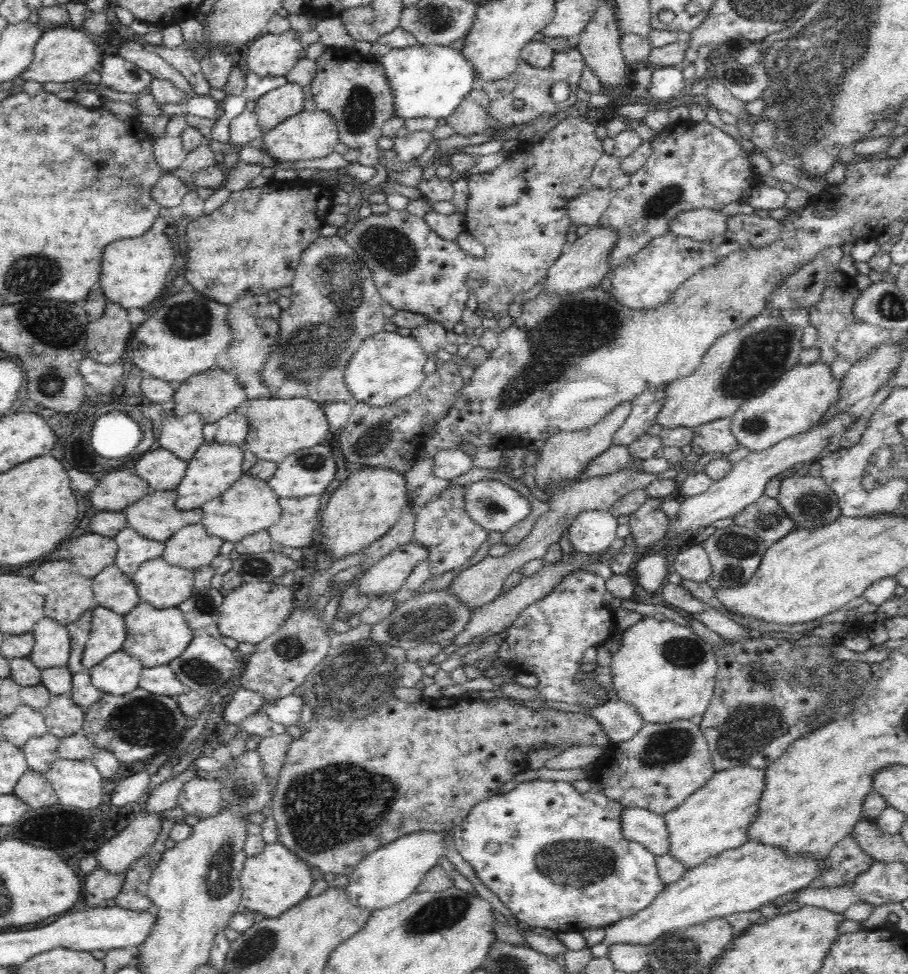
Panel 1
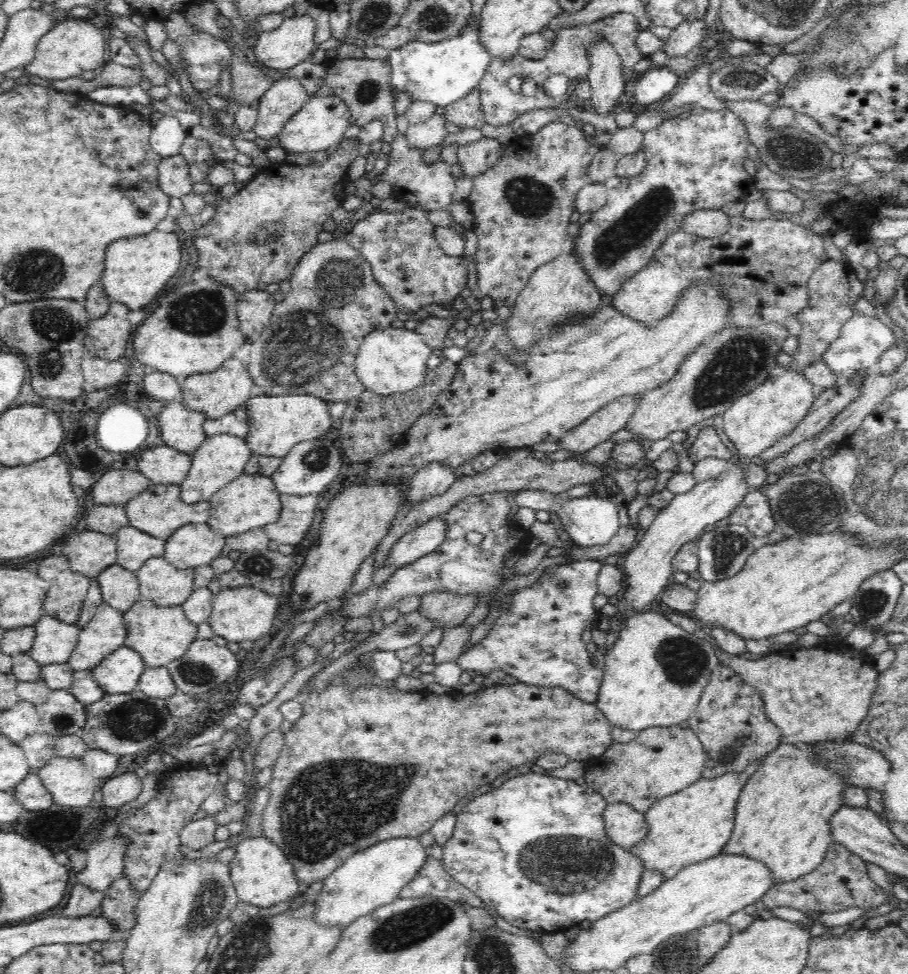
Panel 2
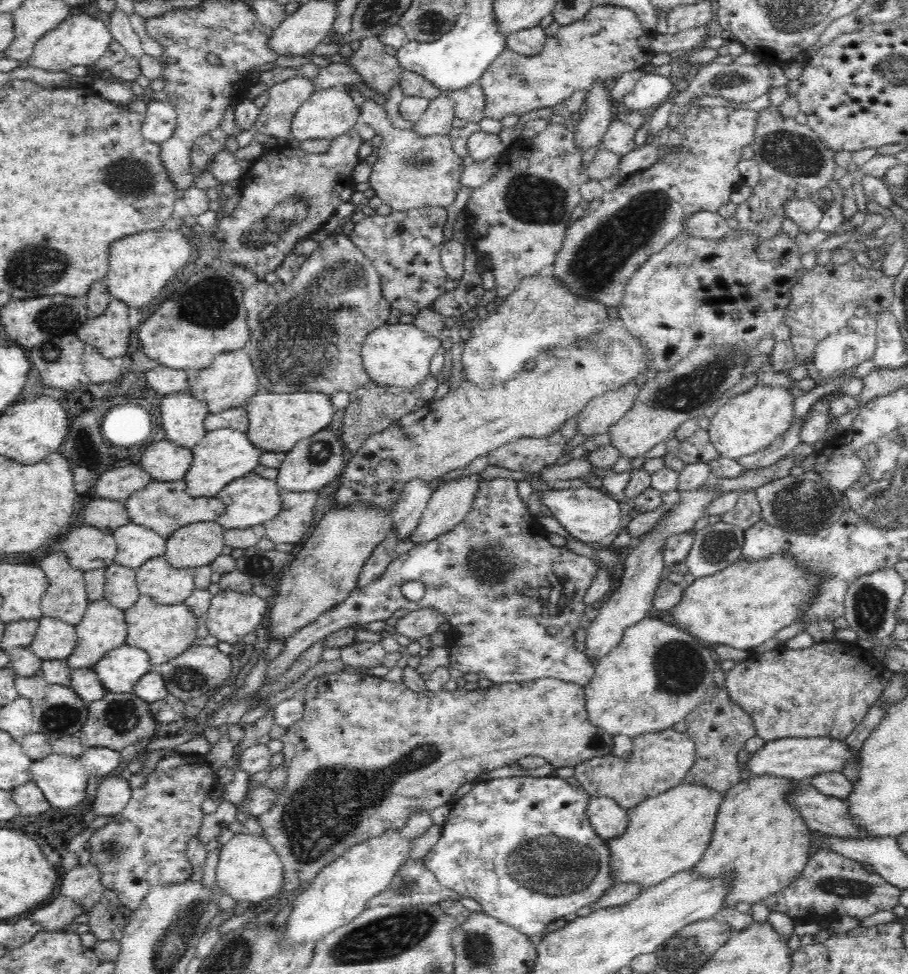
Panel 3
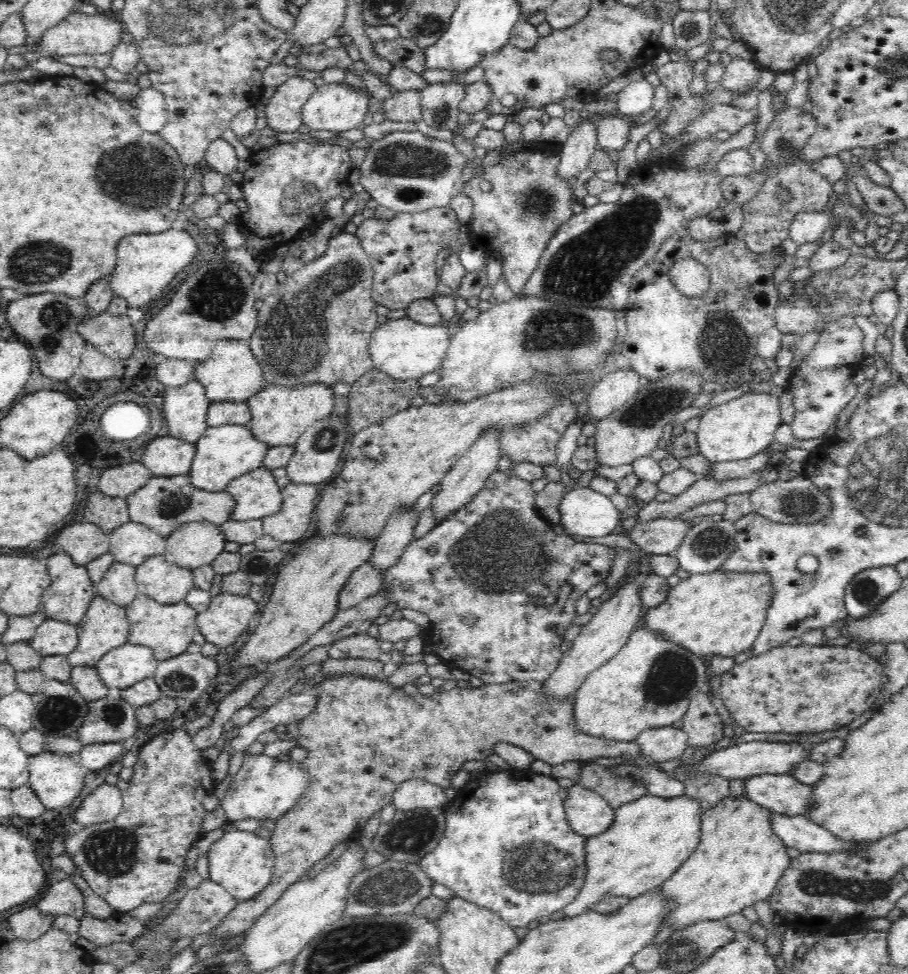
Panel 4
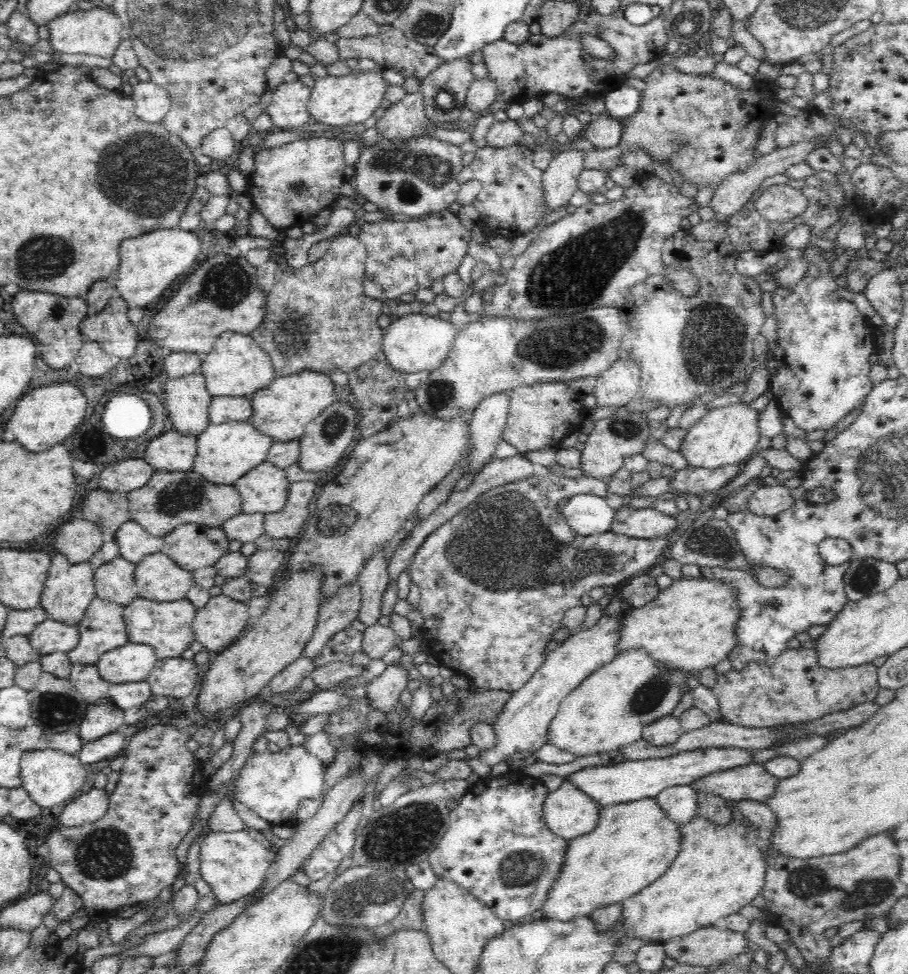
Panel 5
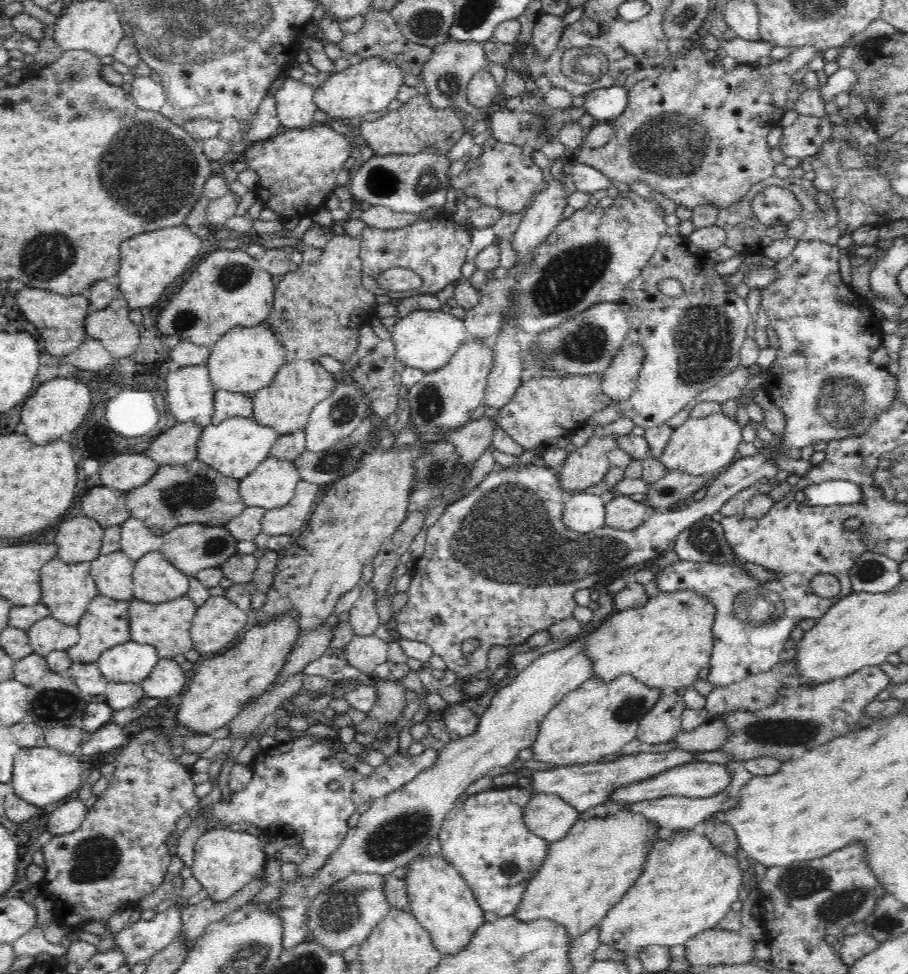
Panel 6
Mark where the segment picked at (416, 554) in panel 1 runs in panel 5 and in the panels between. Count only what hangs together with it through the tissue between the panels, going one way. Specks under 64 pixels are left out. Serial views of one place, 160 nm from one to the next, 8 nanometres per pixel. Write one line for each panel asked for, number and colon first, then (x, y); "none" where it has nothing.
2: (427, 537)
3: (453, 499)
4: (468, 476)
5: (487, 421)

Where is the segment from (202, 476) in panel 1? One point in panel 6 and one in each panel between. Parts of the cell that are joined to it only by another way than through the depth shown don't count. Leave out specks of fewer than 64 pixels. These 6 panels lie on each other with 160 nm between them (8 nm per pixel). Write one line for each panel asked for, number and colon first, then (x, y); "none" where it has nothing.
2: (221, 458)
3: (224, 454)
4: (223, 453)
5: (225, 452)
6: (236, 446)

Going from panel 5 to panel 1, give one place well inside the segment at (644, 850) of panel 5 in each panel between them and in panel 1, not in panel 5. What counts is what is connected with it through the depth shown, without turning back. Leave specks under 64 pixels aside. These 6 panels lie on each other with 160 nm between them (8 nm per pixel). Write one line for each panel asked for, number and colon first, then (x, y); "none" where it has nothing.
1: (715, 818)
2: (685, 827)
3: (668, 833)
4: (650, 838)

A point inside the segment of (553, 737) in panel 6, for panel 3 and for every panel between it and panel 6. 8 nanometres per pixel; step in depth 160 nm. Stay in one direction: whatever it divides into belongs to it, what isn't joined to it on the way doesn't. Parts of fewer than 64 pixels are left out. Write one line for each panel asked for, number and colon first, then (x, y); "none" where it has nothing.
3: (658, 674)
4: (650, 683)
5: (609, 711)

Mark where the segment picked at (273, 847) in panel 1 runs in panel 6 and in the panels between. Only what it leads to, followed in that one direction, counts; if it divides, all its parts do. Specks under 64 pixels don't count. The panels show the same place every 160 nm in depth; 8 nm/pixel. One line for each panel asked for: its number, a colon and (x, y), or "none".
2: (262, 875)
3: (248, 868)
4: (242, 862)
5: (234, 864)
6: (225, 861)

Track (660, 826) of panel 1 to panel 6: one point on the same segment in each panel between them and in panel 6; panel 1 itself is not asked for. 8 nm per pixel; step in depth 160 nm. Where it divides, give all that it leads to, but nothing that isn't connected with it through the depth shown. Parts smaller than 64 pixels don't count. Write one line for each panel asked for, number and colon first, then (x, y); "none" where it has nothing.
2: (625, 826)
3: (608, 818)
4: (588, 813)
5: (568, 812)
6: (546, 815)

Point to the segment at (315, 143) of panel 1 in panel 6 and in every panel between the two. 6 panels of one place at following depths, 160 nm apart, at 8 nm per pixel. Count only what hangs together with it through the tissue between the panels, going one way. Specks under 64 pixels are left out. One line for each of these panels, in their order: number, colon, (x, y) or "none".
2: (321, 121)
3: (328, 113)
4: (337, 107)
5: (350, 99)
6: (369, 86)

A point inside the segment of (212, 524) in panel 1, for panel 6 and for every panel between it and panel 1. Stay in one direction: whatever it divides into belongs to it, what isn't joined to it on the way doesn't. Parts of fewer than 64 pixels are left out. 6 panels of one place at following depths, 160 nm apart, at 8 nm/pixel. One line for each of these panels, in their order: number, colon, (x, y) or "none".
2: (250, 501)
3: (250, 500)
4: (257, 494)
5: (264, 489)
6: (272, 485)

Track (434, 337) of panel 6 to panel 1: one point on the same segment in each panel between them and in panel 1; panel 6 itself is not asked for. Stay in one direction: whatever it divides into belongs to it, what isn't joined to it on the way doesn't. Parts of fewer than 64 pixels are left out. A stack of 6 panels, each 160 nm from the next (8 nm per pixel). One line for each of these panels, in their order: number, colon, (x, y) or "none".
1: (388, 365)
2: (393, 360)
3: (399, 355)
4: (405, 349)
5: (414, 342)

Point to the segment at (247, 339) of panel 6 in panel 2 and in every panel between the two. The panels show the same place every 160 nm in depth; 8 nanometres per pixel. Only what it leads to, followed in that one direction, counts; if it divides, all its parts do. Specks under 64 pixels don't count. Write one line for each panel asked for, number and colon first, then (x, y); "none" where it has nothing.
2: (216, 393)
3: (230, 380)
4: (231, 373)
5: (236, 366)

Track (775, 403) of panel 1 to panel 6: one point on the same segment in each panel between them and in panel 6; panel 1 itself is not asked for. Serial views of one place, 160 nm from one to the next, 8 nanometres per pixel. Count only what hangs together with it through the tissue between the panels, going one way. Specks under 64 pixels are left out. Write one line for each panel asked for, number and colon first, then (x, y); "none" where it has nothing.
2: (755, 421)
3: (749, 422)
4: (740, 428)
5: (726, 435)
6: (707, 445)

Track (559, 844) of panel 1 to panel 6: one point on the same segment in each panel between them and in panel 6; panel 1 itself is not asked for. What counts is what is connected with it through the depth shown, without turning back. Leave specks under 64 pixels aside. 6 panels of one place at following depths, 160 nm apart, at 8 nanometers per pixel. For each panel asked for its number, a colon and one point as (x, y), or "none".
2: (535, 850)
3: (522, 846)
4: (508, 847)
5: (497, 846)
6: (483, 836)

